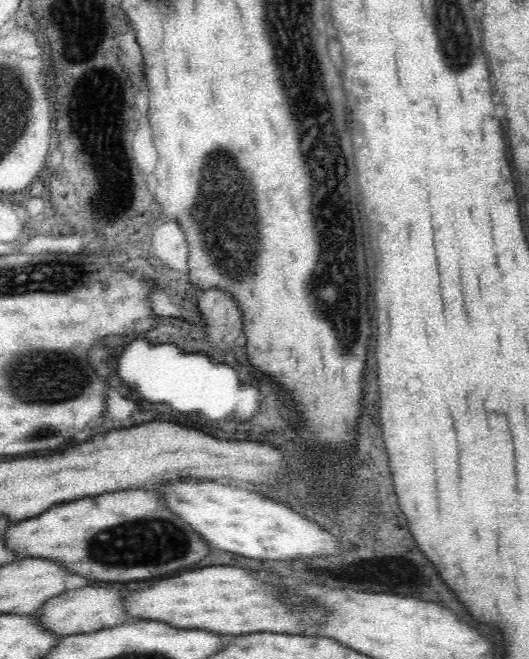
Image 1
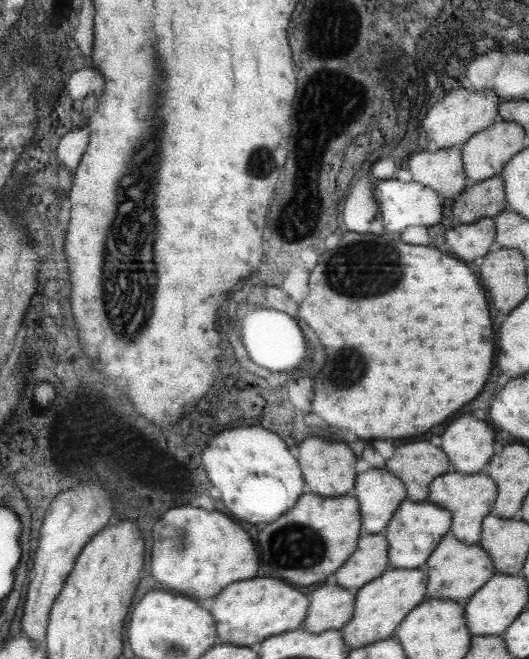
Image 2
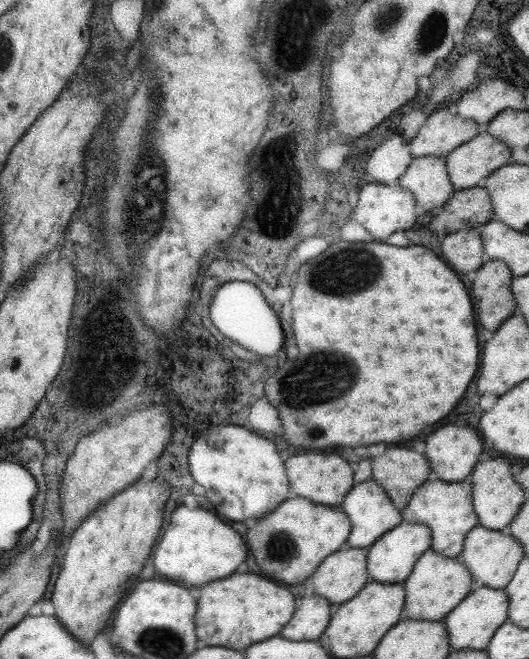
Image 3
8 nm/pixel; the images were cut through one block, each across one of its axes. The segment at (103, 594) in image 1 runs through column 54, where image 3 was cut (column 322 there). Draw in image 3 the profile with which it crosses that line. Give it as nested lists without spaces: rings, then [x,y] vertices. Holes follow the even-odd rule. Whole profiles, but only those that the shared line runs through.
[[[315,594],[303,597],[279,635],[295,642],[317,641],[327,628],[332,612],[333,605],[326,598]]]

